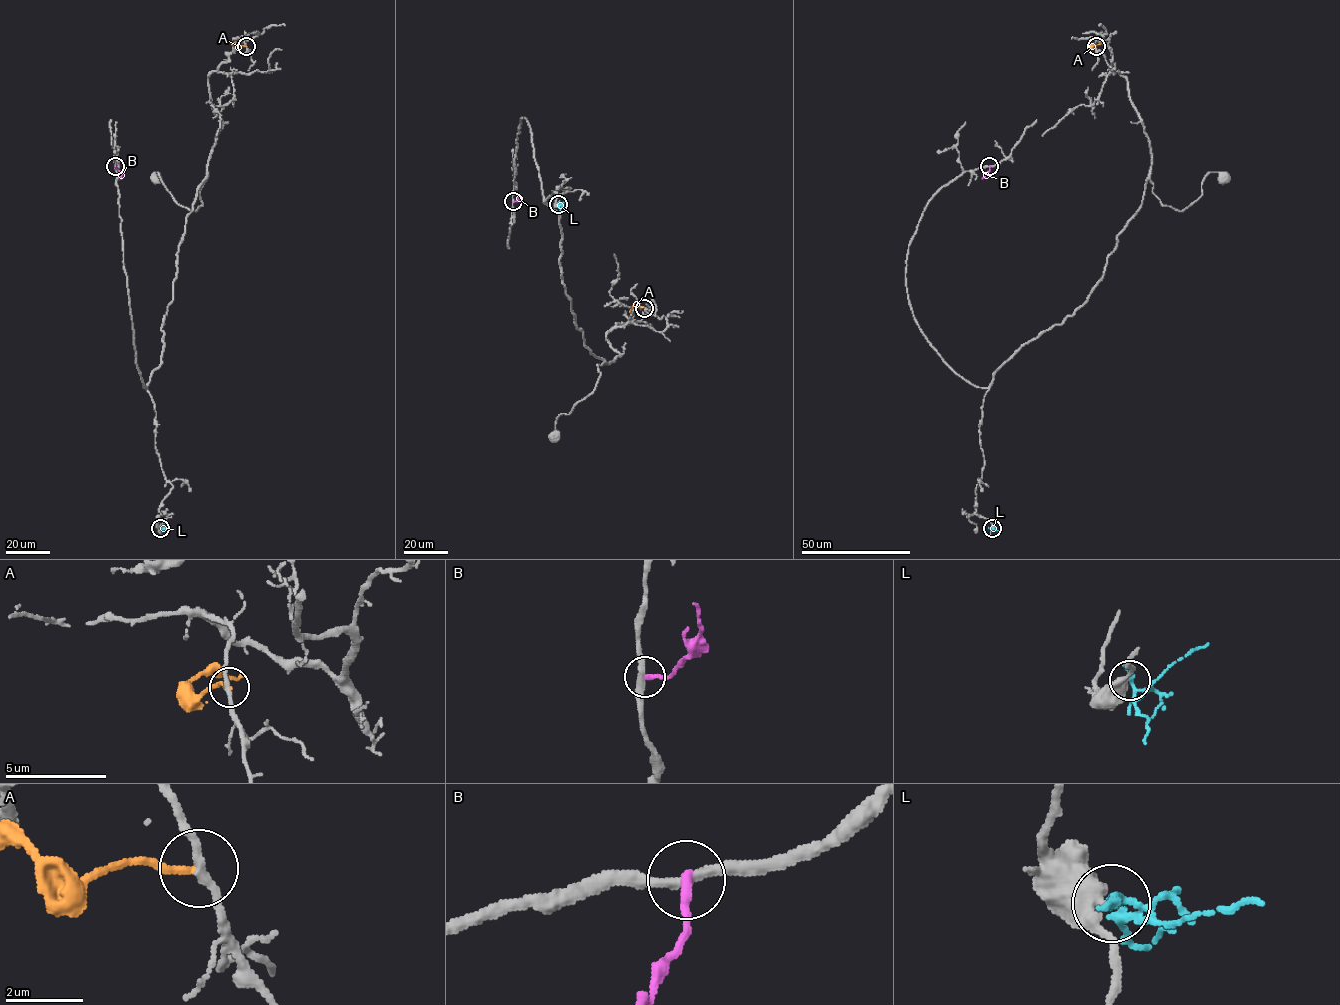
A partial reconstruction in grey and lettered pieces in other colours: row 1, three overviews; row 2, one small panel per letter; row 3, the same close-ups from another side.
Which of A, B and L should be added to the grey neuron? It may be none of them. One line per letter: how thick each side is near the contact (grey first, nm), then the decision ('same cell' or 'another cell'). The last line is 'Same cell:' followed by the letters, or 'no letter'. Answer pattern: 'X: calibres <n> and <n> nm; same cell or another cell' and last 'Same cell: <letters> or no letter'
A: calibres 220 and 190 nm; another cell
B: calibres 300 and 190 nm; another cell
L: calibres 460 and 260 nm; another cell
Same cell: no letter

